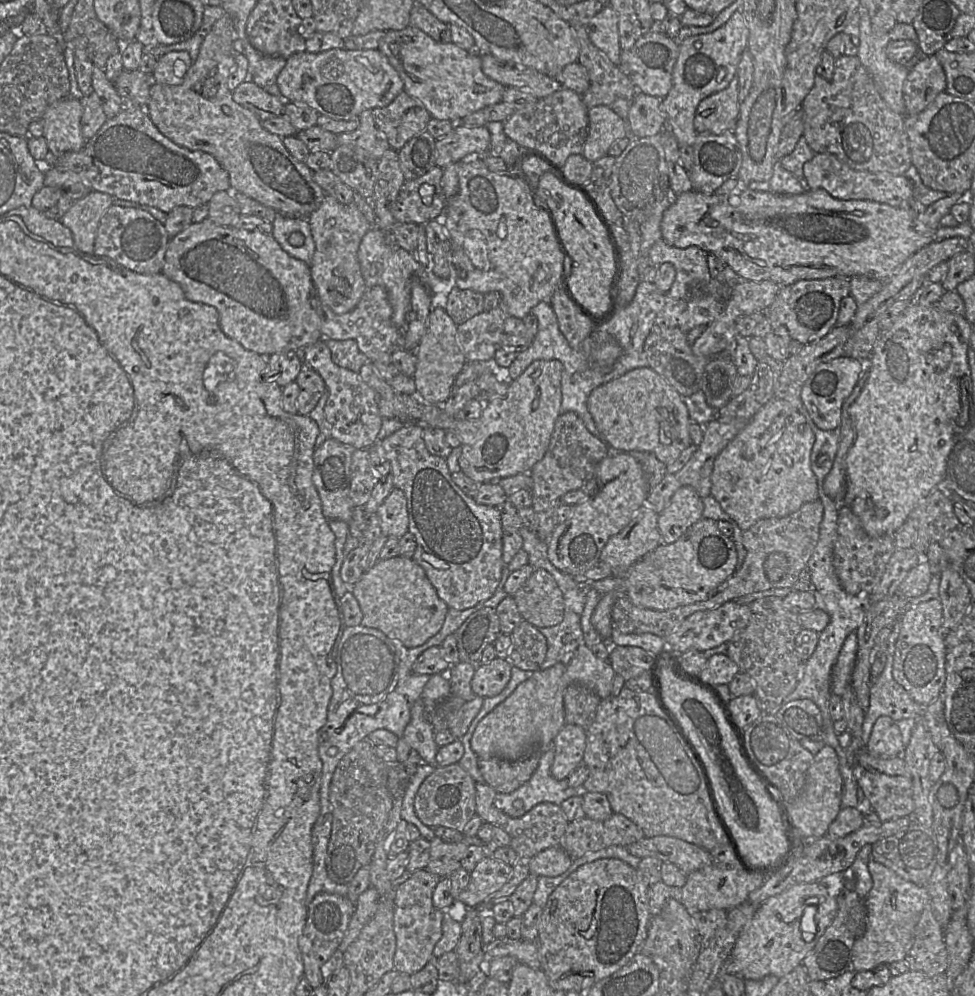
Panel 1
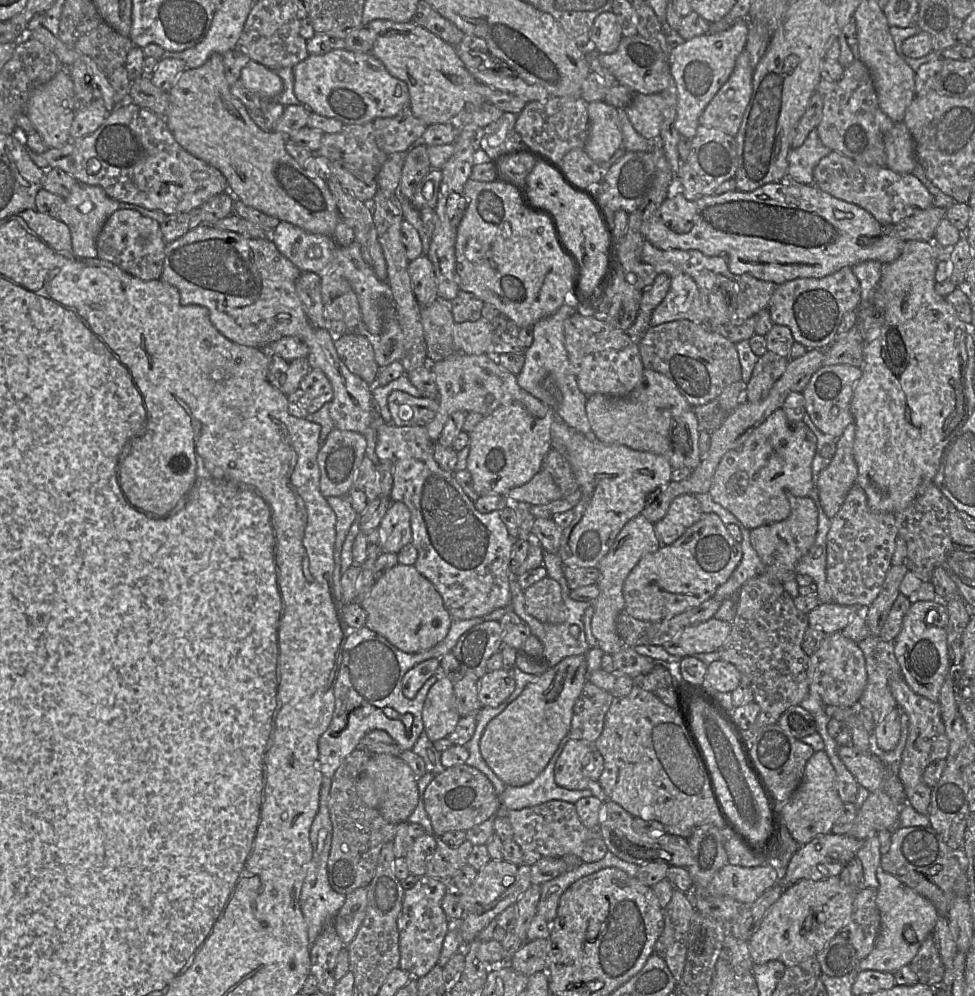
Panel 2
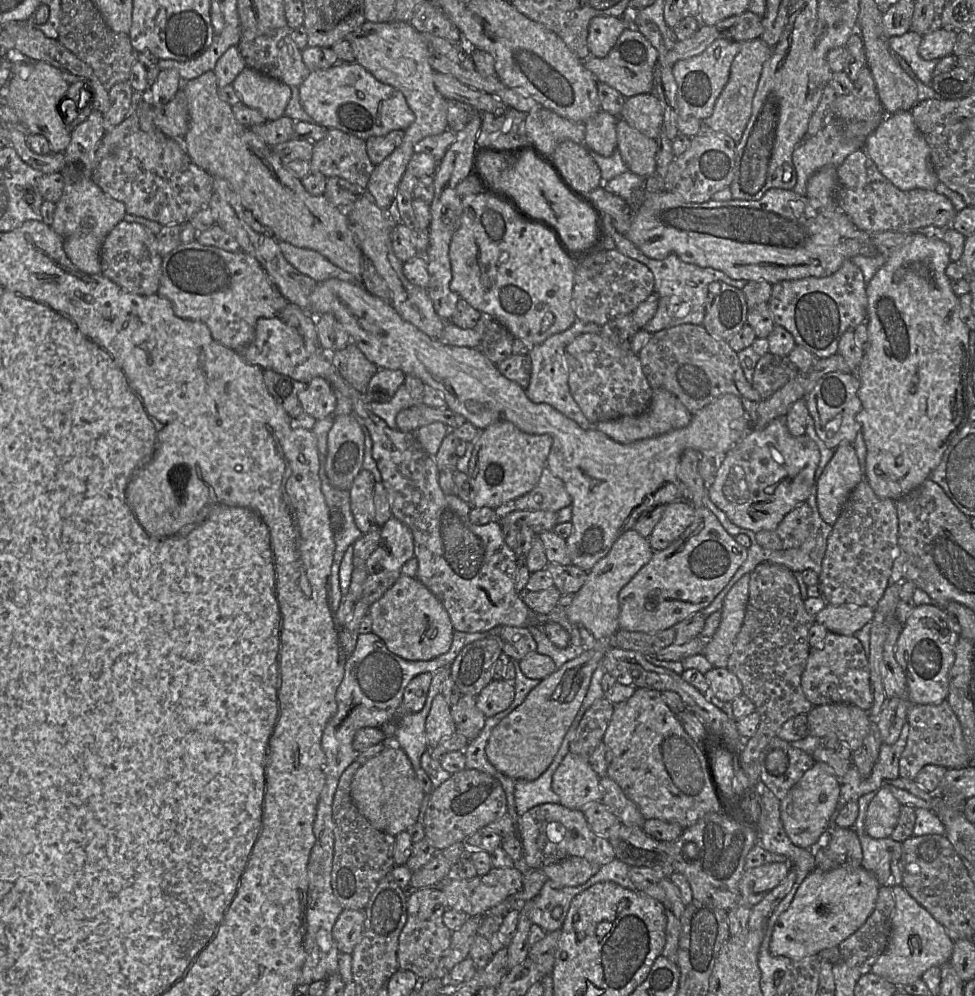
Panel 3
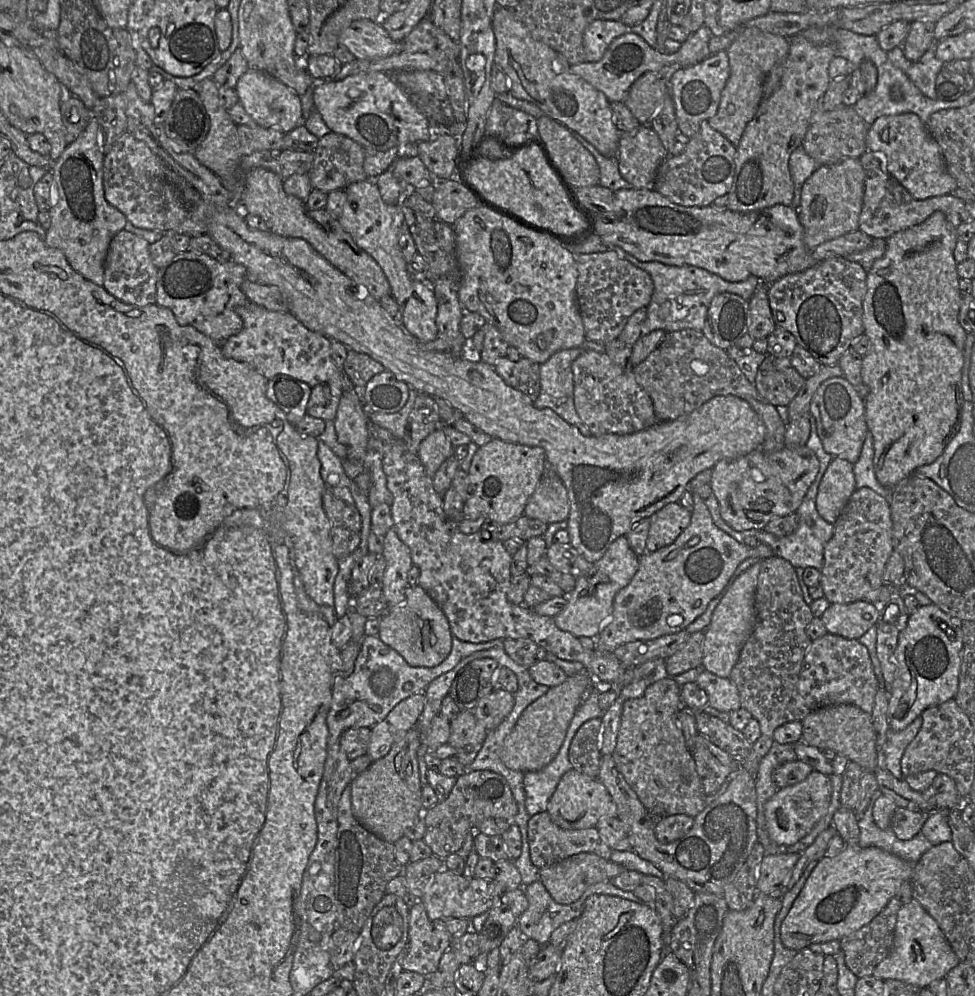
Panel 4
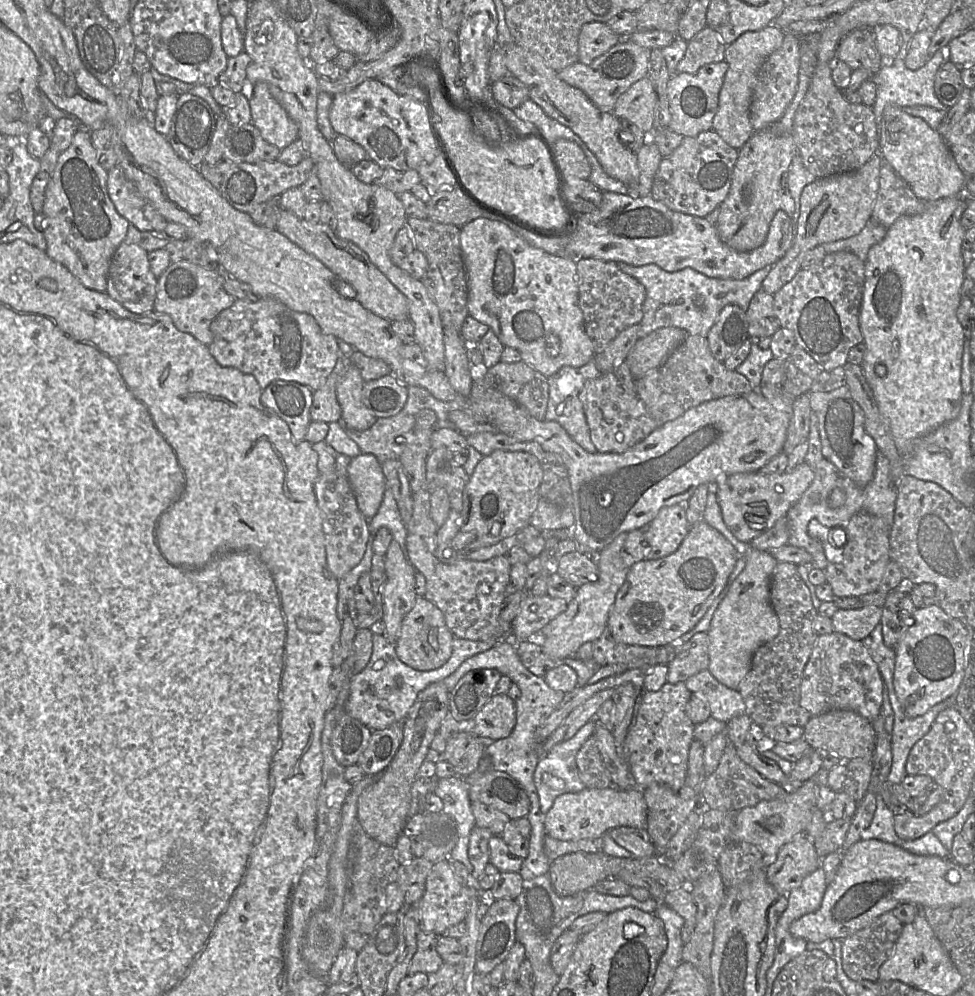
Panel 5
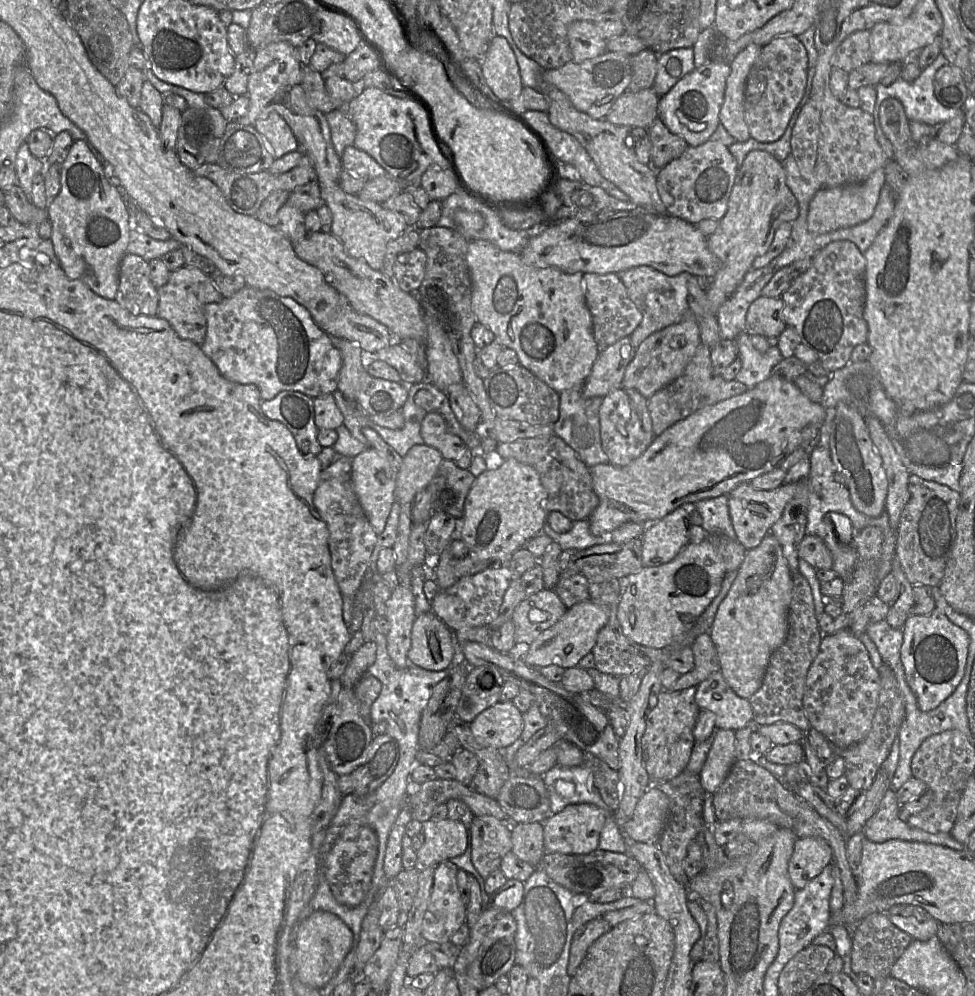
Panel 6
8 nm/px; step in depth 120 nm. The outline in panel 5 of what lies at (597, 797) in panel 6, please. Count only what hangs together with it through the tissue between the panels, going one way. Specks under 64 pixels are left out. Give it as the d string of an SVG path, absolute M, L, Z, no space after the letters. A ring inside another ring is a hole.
M596 717L582 726L569 740L556 744L548 753L545 753L534 771L534 783L539 796L540 810L548 813L555 799L564 793L576 793L586 788L579 776L576 755L585 741L594 733L599 722Z

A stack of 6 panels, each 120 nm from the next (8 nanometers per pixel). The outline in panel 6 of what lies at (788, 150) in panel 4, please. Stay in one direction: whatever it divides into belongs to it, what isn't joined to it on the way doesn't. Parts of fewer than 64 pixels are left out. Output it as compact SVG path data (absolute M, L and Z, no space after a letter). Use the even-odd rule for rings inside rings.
M750 151L737 170L725 215L715 232L707 237L708 249L720 263L719 270L705 288L708 313L716 315L719 307L742 283L753 261L767 252L779 225L792 223L798 215L798 202L786 185L782 162L766 151Z

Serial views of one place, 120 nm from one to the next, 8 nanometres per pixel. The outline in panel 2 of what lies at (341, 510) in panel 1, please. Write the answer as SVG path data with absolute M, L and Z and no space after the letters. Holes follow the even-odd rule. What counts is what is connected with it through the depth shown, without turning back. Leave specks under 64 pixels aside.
M333 428L320 447L320 492L326 497L349 494L365 457L367 441L363 434Z

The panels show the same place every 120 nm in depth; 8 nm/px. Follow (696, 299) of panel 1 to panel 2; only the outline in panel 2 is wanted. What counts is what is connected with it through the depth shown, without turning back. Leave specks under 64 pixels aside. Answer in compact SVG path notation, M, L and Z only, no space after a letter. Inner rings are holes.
M645 240L641 250L641 261L653 266L657 274L665 273L671 278L671 286L667 295L652 312L650 320L652 327L683 319L697 324L707 323L709 319L709 293L714 286L716 275L722 275L736 281L734 276L729 271L727 260L724 256L705 256L698 250L661 250L657 249L649 241Z

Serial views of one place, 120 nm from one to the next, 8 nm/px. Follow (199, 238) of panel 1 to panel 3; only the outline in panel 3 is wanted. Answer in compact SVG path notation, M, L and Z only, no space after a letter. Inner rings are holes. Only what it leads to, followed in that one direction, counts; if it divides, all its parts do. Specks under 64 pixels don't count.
M196 240L187 244L180 243L162 257L157 294L171 302L176 316L203 322L209 328L215 341L235 351L241 351L252 342L259 318L278 316L288 303L254 257L242 250L228 252L217 247L202 245Z

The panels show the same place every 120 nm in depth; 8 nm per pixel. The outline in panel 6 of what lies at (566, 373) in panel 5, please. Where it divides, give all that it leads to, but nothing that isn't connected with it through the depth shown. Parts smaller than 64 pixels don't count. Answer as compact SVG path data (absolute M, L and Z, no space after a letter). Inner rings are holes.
M582 386L573 387L571 389L563 390L559 393L559 417L554 422L554 434L561 437L580 457L580 459L590 468L596 464L608 463L607 454L602 448L602 441L600 435L600 419L599 411L603 397L586 398L582 395Z

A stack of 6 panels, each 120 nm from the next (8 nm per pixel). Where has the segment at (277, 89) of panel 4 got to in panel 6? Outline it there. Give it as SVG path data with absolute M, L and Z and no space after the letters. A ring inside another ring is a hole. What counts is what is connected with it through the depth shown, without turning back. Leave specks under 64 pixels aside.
M276 112L254 123L256 131L264 138L275 159L299 149L298 141L284 119Z

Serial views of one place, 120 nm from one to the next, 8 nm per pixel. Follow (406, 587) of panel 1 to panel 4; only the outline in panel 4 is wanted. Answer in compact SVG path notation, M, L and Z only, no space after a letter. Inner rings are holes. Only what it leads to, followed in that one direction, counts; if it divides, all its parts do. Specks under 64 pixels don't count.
M409 586L405 591L406 599L397 606L389 607L379 618L378 637L386 645L399 653L412 667L435 667L443 662L452 649L452 632L449 621L437 603L419 586Z

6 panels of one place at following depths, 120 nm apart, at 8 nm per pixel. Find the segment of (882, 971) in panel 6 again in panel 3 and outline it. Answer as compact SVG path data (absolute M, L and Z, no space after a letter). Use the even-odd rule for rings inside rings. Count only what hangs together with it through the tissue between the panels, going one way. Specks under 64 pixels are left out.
M880 886L875 908L865 923L839 946L841 960L849 967L857 969L860 974L871 972L872 966L886 950L892 930L892 917L895 908L891 886Z

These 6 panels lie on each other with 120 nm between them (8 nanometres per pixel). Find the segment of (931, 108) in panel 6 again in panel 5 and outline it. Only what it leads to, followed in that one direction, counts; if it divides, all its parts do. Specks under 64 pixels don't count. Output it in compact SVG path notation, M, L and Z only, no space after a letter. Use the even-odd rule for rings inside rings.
M945 49L938 50L932 56L929 57L927 62L918 70L910 70L905 66L904 61L899 61L898 58L894 59L894 63L892 65L883 65L882 57L882 67L880 70L873 76L872 80L876 86L876 98L874 105L872 106L873 114L875 116L875 121L878 129L878 125L883 113L883 110L886 106L897 106L899 108L906 106L929 106L939 110L947 110L944 104L940 102L935 93L934 88L934 79L938 68L947 61L947 54Z

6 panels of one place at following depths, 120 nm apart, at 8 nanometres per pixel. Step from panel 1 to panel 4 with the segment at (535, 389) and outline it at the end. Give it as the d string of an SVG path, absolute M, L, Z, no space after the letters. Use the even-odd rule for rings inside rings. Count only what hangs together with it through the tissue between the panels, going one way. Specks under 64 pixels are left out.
M493 438L476 451L468 472L469 499L464 503L464 518L476 520L484 518L487 522L507 524L524 515L525 506L534 493L541 477L545 475L547 457L545 450L538 446L528 446Z

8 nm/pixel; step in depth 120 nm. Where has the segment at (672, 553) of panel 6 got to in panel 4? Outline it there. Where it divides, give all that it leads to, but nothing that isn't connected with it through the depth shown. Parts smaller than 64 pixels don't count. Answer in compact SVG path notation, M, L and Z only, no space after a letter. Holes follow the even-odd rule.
M679 502L666 504L651 517L647 552L654 552L672 544L691 522L691 511Z

